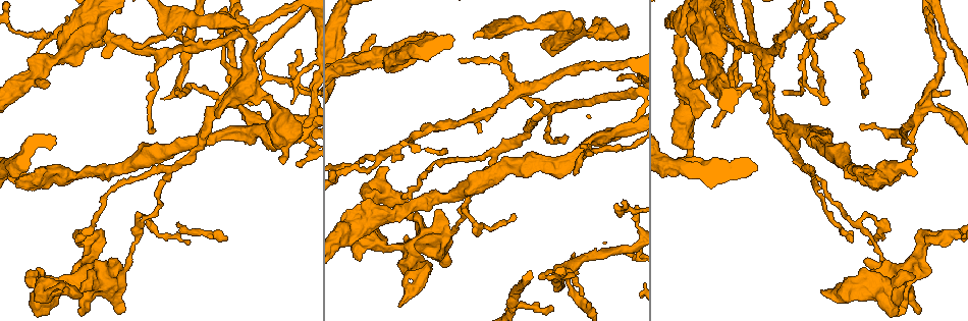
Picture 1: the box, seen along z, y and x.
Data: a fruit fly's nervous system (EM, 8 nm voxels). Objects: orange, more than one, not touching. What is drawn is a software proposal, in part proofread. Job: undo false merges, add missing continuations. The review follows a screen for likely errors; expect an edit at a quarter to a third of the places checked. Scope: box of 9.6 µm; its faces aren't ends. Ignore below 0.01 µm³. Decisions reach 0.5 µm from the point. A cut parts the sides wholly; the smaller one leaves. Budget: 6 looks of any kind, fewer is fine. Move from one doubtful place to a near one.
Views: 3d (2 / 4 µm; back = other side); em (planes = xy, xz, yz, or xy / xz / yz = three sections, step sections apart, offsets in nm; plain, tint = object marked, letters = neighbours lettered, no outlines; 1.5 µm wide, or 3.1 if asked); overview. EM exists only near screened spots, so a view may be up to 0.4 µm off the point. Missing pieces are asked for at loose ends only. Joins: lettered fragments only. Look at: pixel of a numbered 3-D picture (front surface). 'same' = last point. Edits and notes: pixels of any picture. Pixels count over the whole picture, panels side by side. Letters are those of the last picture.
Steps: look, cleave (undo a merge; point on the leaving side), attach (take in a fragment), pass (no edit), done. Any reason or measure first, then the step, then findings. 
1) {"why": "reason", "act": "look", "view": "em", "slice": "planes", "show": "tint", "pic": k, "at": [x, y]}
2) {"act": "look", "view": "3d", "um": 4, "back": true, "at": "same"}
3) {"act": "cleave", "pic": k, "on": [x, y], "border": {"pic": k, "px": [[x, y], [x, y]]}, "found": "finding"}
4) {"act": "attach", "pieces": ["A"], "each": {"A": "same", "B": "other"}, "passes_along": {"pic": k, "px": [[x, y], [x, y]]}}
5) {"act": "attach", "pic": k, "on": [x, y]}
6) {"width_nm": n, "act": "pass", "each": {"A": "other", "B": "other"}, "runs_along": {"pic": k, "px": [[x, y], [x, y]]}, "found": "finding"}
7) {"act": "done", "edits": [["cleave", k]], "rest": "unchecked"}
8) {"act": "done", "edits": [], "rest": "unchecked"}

{"act": "look", "view": "3d", "um": 4, "pic": 1, "at": [41, 176]}

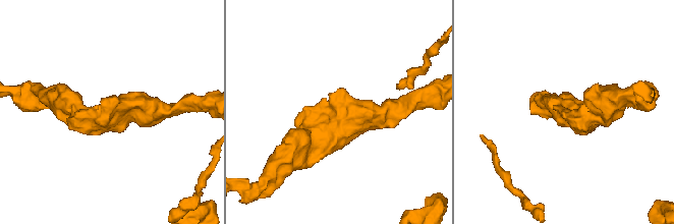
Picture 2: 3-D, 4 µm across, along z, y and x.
{"act": "look", "view": "em", "slice": "yz", "step": 8, "show": "letters", "pic": 2, "at": [111, 113]}

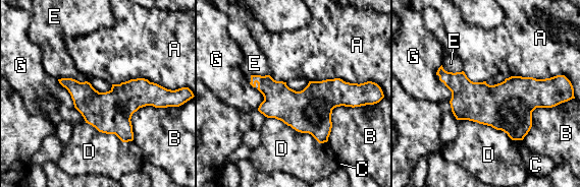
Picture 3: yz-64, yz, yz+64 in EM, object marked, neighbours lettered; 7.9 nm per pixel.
{"act": "look", "view": "em", "slice": "planes", "show": "letters", "at": "same"}

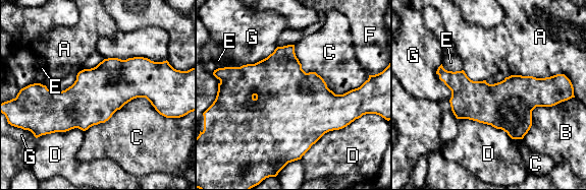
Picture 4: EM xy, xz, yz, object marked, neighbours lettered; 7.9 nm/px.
{"act": "pass", "each": {"A": "other", "B": "other", "C": "other", "D": "other", "E": "other", "F": "other", "G": "other"}, "border": {"pic": 4, "px": [[294, 45], [335, 93], [364, 82]]}, "found": "continuous, no second neuron"}

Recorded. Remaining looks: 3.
{"why": "free end", "act": "look", "view": "em", "slice": "yz", "step": 4, "show": "letters", "pic": 1, "at": [75, 241]}

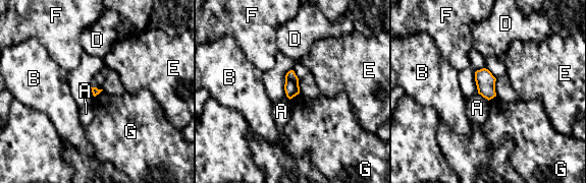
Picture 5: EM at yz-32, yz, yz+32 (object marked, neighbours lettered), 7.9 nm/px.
{"act": "look", "view": "em", "slice": "planes", "show": "letters", "at": "same"}

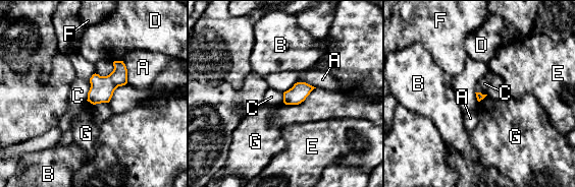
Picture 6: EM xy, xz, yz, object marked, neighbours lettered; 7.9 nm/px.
{"act": "pass", "each": {"A": "other", "B": "other", "C": "other", "D": "other", "E": "other", "F": "other", "G": "other"}, "border": {"pic": 6, "px": [[486, 95], [478, 102]]}, "found": "no lettered fragment goes on from it"}

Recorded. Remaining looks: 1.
{"why": "sudden change in width", "act": "look", "view": "em", "slice": "xy", "step": 8, "show": "letters", "pic": 1, "at": [123, 269]}

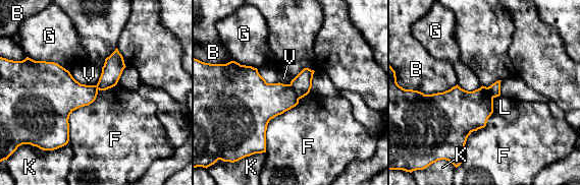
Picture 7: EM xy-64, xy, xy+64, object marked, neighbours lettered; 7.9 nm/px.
{"act": "cleave", "pic": 7, "on": [264, 101], "each": {"B": "other", "F": "other", "G": "other", "K": "other", "L": "other", "V": "other"}, "border": {"pic": 7, "px": [[290, 84], [299, 99]]}, "found": "two neurons meet here"}

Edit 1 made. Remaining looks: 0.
{"act": "done", "edits": [["cleave", 7]], "rest": "unchecked"}

